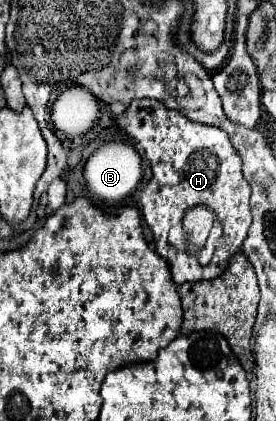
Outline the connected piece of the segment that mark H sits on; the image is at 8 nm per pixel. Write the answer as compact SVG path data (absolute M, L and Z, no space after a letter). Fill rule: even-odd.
M133 99L125 113L117 117L117 125L125 129L127 135L137 141L137 145L141 145L145 157L151 163L153 177L141 191L139 203L145 223L155 235L155 249L161 257L169 261L175 283L181 285L185 281L219 277L227 269L231 255L241 251L241 245L251 225L251 187L241 173L241 159L233 149L227 133L219 127L189 121L179 111L165 109L157 99ZM197 205L203 205L215 213L215 221L207 240L215 239L213 259L205 267L199 265L193 255L177 251L167 241L169 227L179 223L187 209Z

